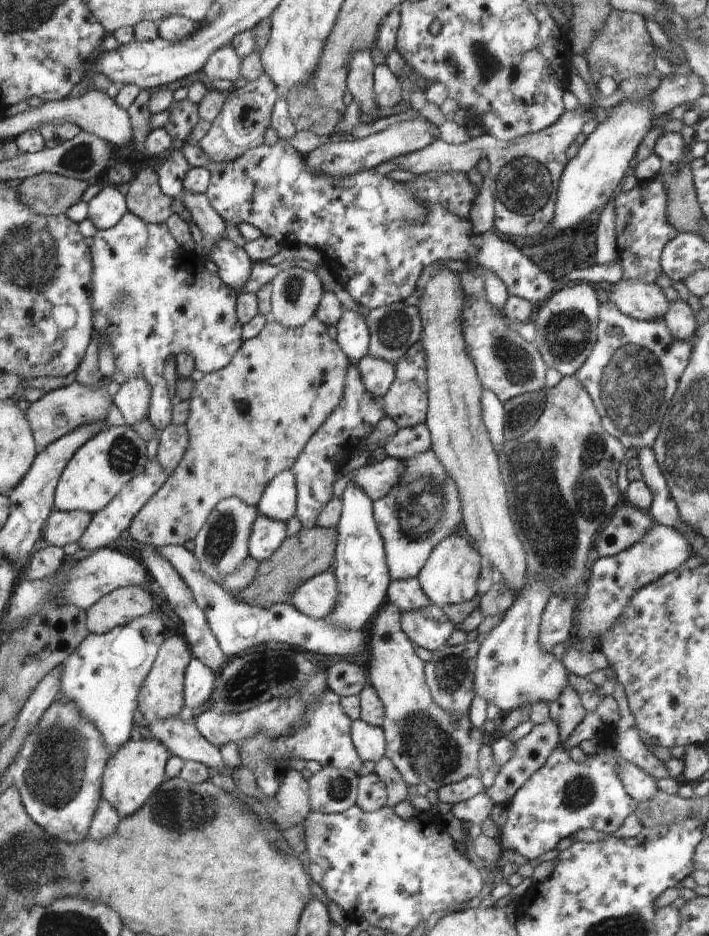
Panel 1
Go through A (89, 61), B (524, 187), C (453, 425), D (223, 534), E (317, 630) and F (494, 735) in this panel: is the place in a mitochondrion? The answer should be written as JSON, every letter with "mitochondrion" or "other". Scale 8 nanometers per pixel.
{"A":"other","B":"mitochondrion","C":"other","D":"mitochondrion","E":"other","F":"other"}

